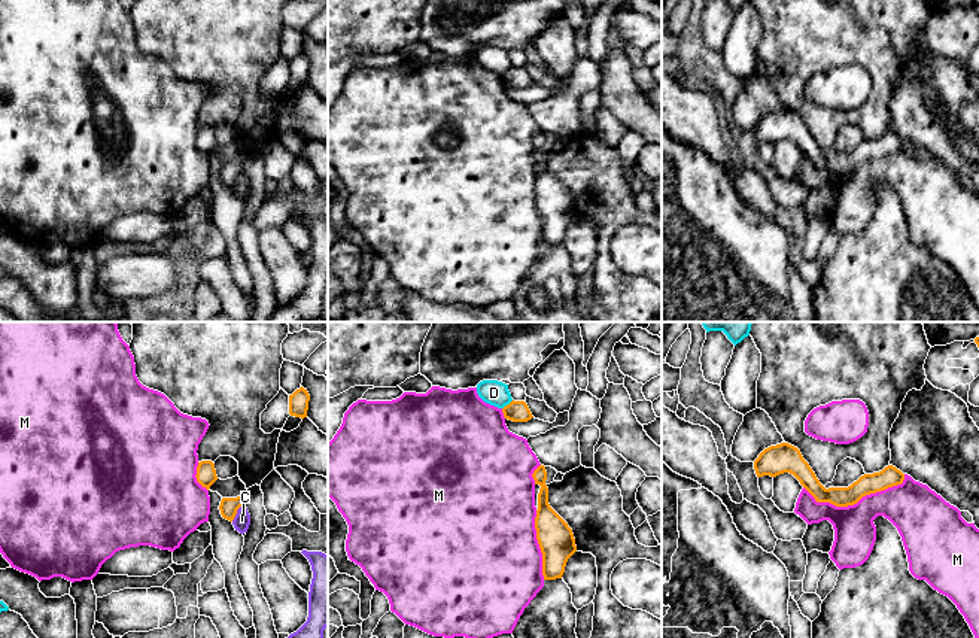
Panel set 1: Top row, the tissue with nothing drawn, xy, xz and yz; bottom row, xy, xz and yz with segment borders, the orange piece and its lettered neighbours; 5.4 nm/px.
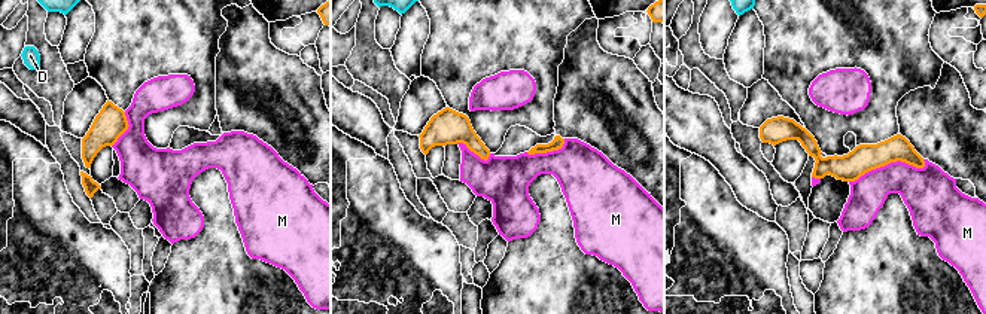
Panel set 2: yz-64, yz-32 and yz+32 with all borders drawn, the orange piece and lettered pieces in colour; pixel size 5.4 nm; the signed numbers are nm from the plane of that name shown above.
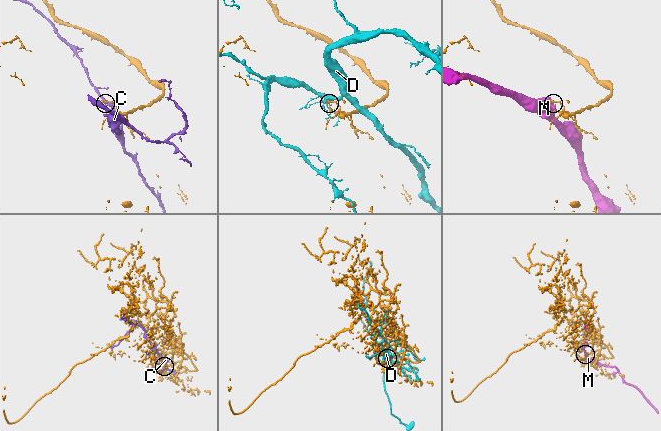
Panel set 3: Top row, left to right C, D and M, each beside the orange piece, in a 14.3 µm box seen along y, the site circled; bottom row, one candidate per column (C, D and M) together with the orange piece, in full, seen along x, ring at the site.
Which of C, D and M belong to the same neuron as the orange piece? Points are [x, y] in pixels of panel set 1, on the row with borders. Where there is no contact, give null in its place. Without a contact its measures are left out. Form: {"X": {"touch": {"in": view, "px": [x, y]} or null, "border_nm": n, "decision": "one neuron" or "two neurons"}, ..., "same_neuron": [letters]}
{"C": {"touch": {"in": "xy", "px": [236, 513]}, "border_nm": 110, "decision": "two neurons"}, "D": {"touch": {"in": "xz", "px": [508, 404]}, "border_nm": 80, "decision": "two neurons"}, "M": {"touch": {"in": "yz", "px": [856, 503]}, "border_nm": 550, "decision": "two neurons"}, "same_neuron": []}

